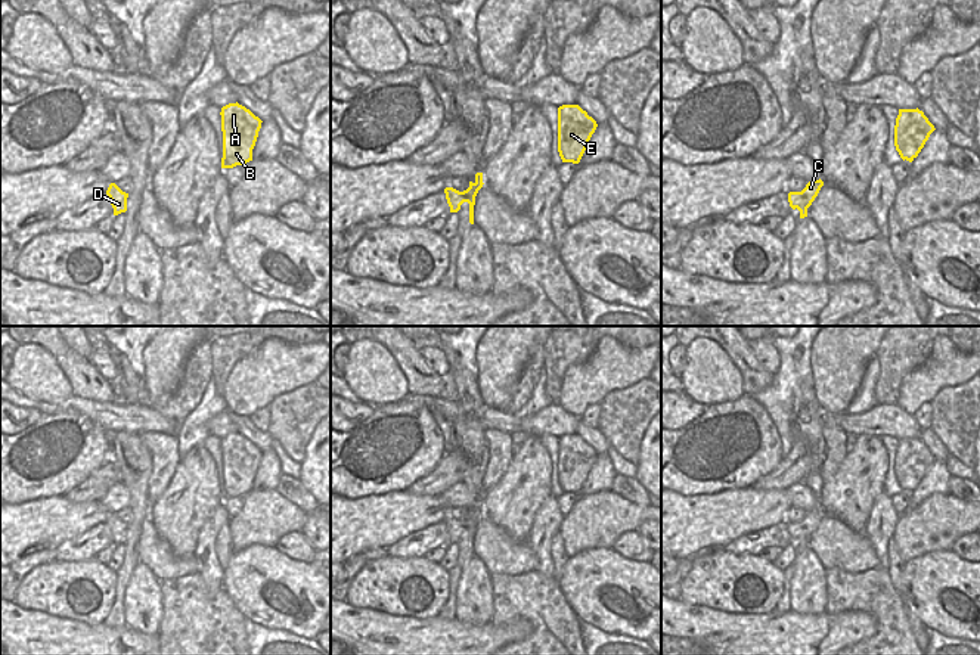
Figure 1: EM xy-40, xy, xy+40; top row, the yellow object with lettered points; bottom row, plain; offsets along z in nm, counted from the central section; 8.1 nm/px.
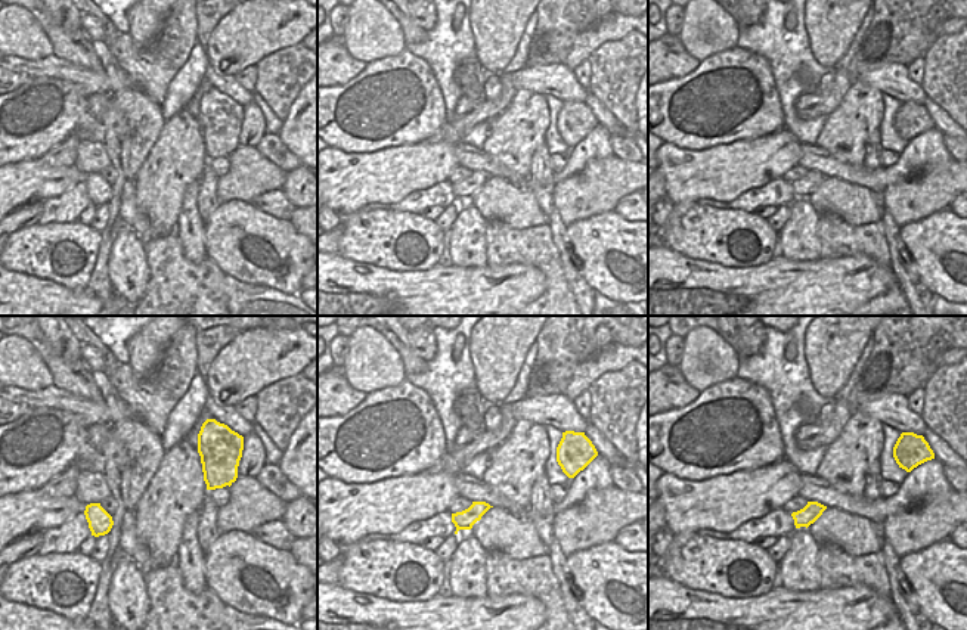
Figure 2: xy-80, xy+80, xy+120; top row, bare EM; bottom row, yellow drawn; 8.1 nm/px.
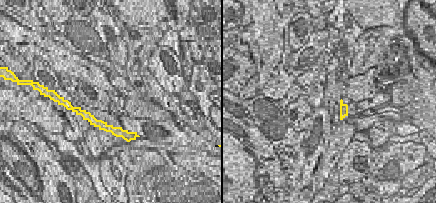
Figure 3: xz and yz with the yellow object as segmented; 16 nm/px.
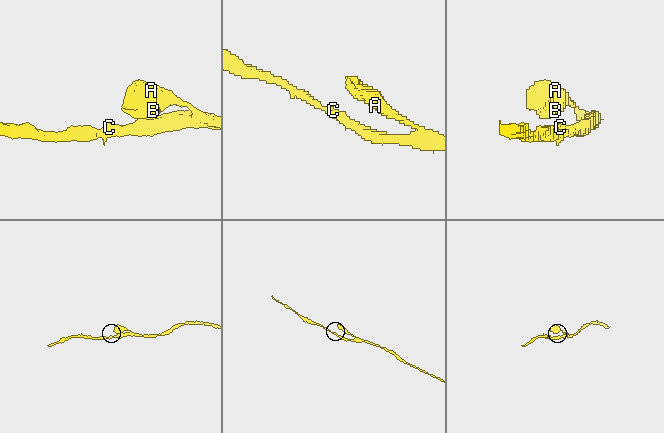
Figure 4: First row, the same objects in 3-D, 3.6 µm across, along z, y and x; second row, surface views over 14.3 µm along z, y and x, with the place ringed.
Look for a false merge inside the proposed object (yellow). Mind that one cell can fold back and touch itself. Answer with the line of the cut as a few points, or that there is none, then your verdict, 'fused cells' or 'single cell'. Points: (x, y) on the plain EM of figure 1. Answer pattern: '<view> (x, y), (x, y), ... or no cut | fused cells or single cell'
no cut | single cell

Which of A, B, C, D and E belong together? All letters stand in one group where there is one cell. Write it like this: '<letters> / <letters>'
A B C D E

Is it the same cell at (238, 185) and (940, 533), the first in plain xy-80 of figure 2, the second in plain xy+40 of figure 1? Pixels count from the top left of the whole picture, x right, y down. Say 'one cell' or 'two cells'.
one cell

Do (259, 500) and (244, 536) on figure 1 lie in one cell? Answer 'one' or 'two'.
one

